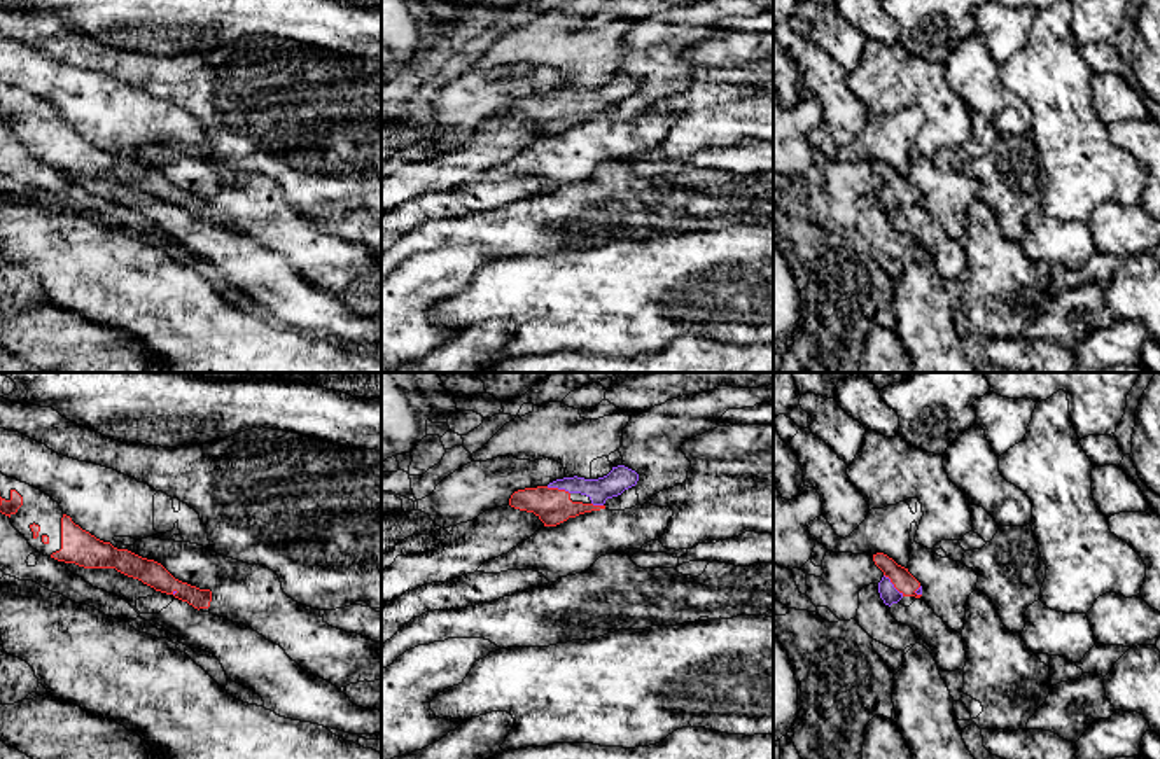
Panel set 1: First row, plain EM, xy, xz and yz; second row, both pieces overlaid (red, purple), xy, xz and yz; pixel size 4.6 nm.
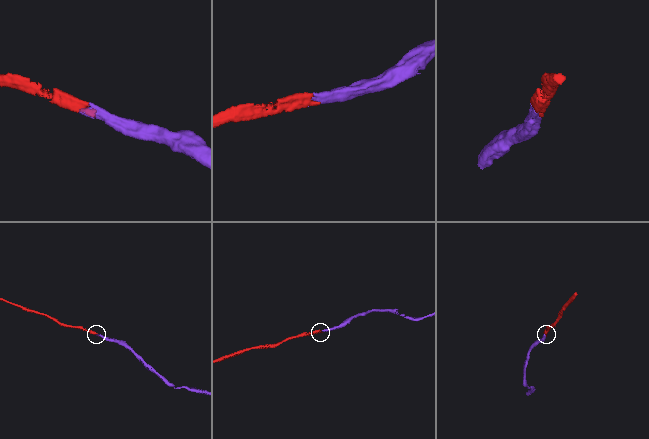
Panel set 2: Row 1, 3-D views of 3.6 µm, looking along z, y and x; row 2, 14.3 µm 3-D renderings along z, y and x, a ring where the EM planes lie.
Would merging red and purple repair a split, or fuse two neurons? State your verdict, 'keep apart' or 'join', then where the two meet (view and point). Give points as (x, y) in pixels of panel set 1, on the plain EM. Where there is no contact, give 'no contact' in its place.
join; meets red in yz at (893, 191)

